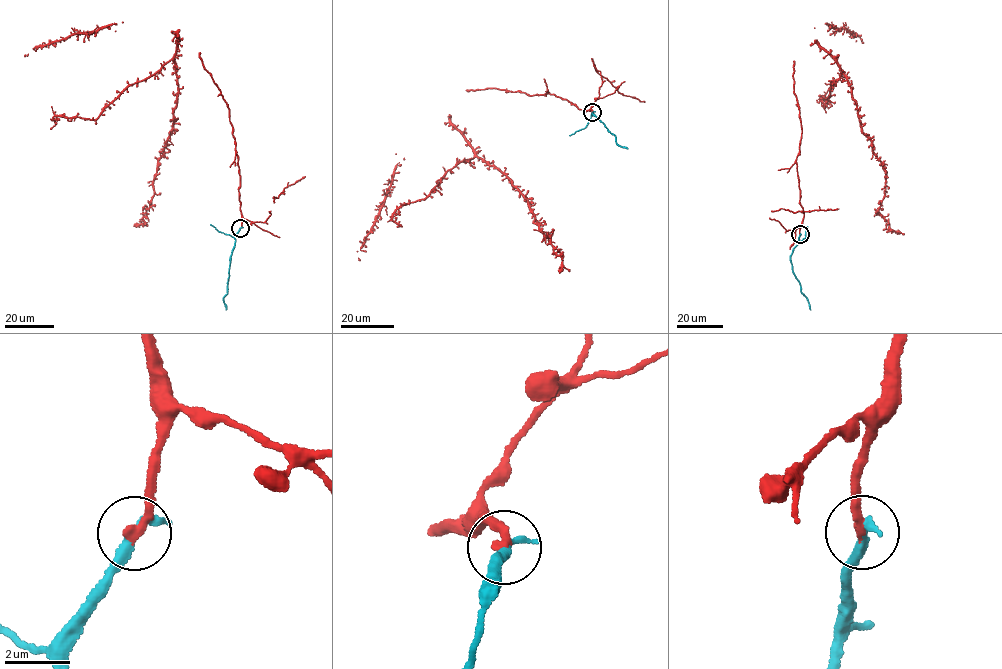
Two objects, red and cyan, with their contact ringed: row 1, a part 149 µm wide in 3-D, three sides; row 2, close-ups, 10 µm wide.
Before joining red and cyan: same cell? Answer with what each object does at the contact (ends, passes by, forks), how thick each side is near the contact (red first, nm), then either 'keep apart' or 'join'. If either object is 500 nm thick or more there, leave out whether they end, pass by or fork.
red ends there; cyan passes by; 280 nm thick on the red side, 260 nm on the other; join

